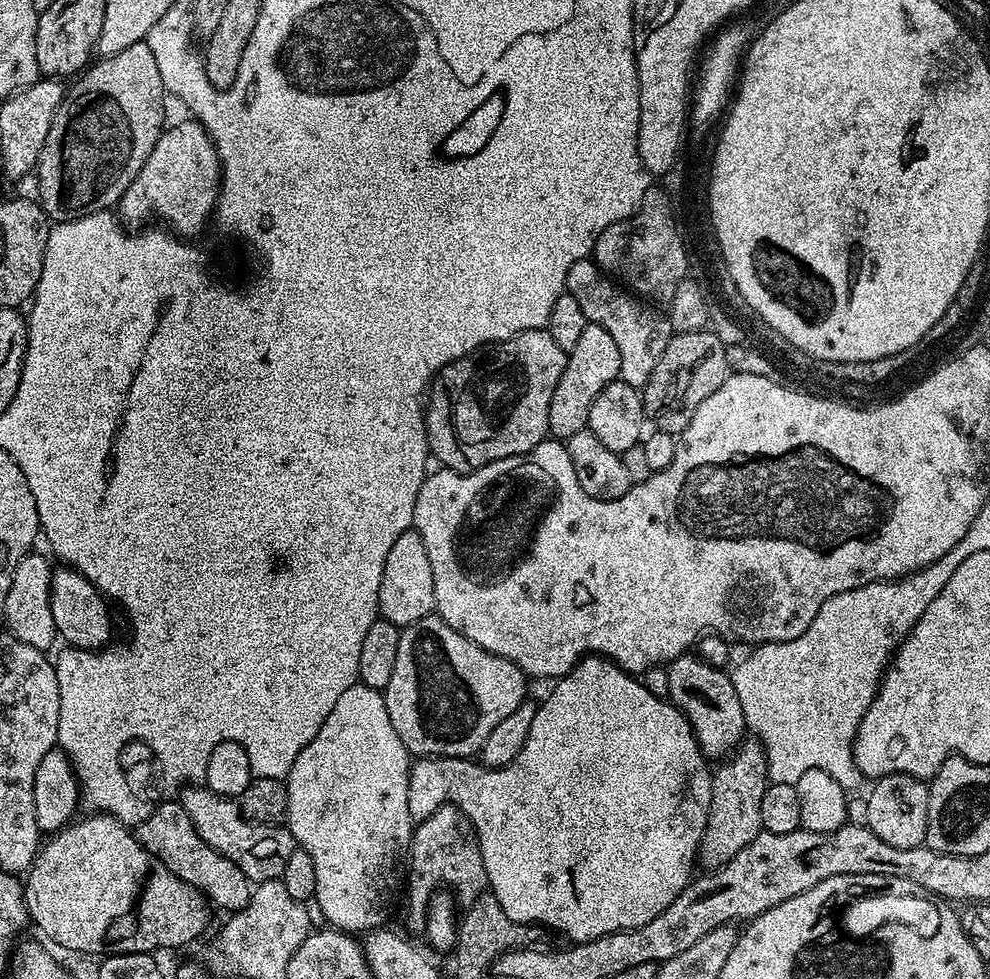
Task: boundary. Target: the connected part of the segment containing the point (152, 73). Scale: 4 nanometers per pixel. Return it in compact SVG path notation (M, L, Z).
M141 42L121 50L119 54L97 59L76 82L73 88L67 89L34 169L36 184L40 187L38 203L52 222L77 220L86 214L103 212L119 205L122 194L130 182L134 182L146 158L150 158L150 150L154 150L160 133L166 127L164 83L162 74L158 74L158 62L154 62L154 50L150 50L148 43Z

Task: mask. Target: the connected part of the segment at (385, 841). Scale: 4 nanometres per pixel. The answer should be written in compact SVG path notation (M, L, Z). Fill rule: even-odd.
M358 682L338 698L326 722L322 722L322 730L294 758L294 766L288 771L286 827L314 862L318 878L314 904L328 919L325 921L341 932L367 934L373 928L385 927L388 907L396 896L396 887L401 887L402 861L414 831L414 808L408 805L408 760L410 754L390 723L390 714L386 714L383 691Z

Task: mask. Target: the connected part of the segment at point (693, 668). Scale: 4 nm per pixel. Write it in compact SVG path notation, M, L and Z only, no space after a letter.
M685 654L667 665L670 678L670 690L667 699L671 700L680 713L690 722L696 735L702 754L712 762L720 762L731 753L732 749L745 739L746 725L742 714L742 702L738 702L738 693L734 691L731 675L724 668L715 668L699 654Z

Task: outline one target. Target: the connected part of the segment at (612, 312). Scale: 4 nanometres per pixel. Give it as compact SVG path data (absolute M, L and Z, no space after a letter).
M593 259L579 260L570 268L565 289L577 299L582 314L590 324L602 326L614 342L619 354L619 379L641 389L653 373L654 366L662 356L674 333L667 313L654 309L643 299L634 297L618 285L595 264Z

